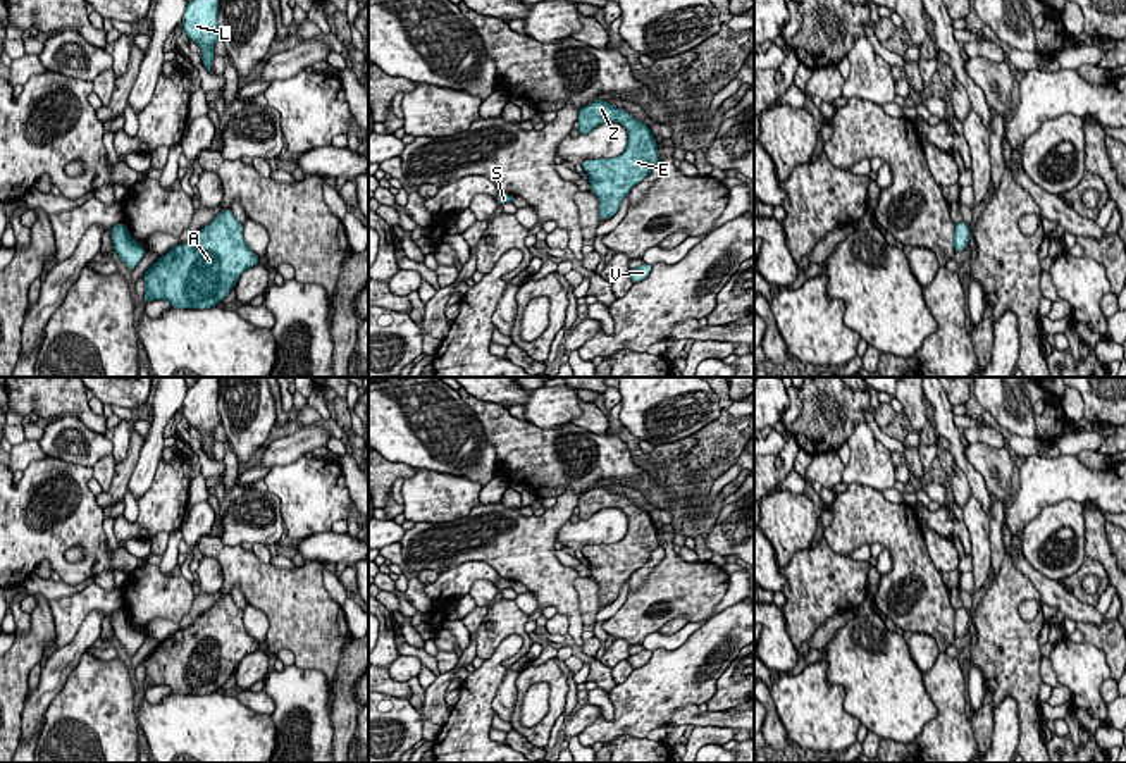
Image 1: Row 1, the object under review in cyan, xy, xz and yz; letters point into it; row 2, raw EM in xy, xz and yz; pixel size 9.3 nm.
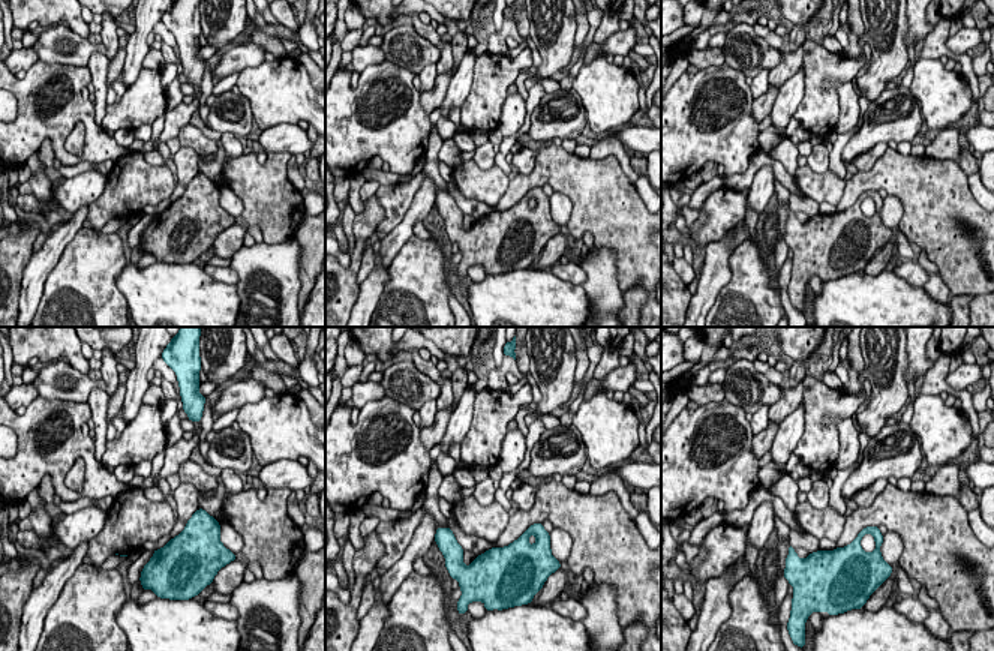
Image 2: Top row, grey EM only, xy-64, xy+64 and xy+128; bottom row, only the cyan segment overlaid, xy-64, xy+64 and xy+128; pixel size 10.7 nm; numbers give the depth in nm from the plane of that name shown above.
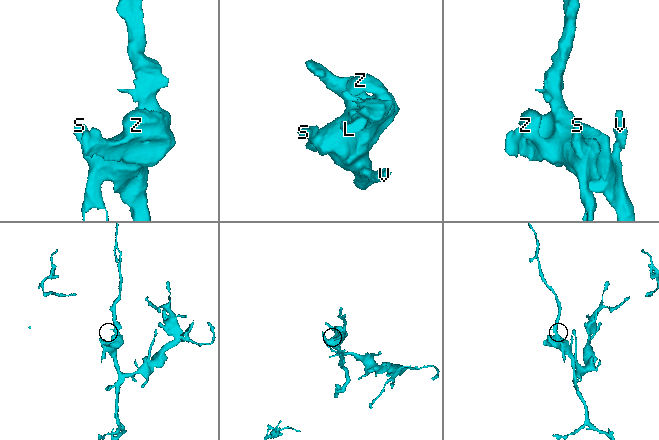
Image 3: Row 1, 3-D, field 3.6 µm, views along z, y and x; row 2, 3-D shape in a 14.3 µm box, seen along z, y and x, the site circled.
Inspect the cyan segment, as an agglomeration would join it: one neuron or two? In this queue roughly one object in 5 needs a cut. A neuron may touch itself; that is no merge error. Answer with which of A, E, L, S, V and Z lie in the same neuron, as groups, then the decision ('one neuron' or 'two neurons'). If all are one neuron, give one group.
A E L S V Z; one neuron

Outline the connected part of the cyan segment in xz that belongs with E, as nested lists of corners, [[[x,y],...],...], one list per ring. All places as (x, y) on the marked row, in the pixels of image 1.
[[[596,100],[578,110],[578,133],[587,134],[609,121],[620,122],[627,129],[625,152],[613,158],[582,162],[591,183],[589,191],[599,200],[599,217],[603,220],[611,219],[618,212],[622,200],[659,160],[658,143],[651,129],[627,110],[616,109],[604,100]]]

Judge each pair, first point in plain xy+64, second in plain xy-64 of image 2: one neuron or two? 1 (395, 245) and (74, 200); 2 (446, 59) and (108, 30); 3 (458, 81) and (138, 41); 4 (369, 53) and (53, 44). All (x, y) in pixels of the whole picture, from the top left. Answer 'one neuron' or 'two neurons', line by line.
1: two neurons
2: one neuron
3: one neuron
4: two neurons

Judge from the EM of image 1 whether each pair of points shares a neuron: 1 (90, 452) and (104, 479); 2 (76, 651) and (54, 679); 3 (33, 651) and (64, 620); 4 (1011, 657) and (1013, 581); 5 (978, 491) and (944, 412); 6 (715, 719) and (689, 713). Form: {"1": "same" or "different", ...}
{"1": "different", "2": "same", "3": "different", "4": "same", "5": "same", "6": "same"}

